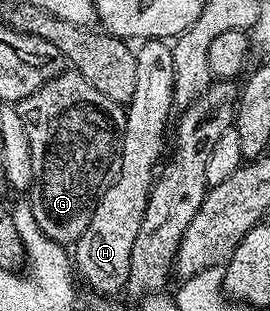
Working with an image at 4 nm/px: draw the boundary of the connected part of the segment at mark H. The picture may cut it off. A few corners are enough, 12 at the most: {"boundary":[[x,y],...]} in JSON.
{"boundary":[[143,41],[120,171],[72,249],[98,295],[126,288],[166,124],[171,46]]}

